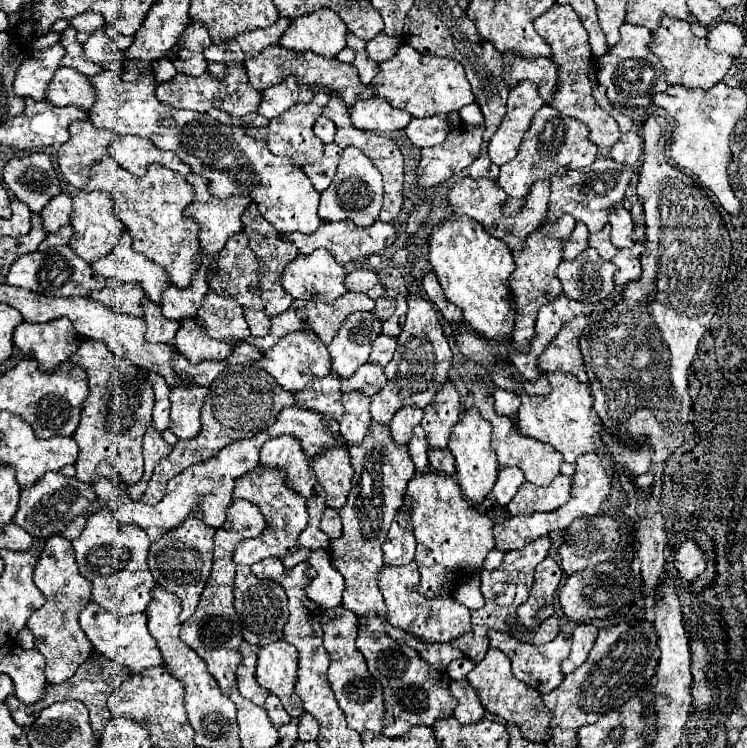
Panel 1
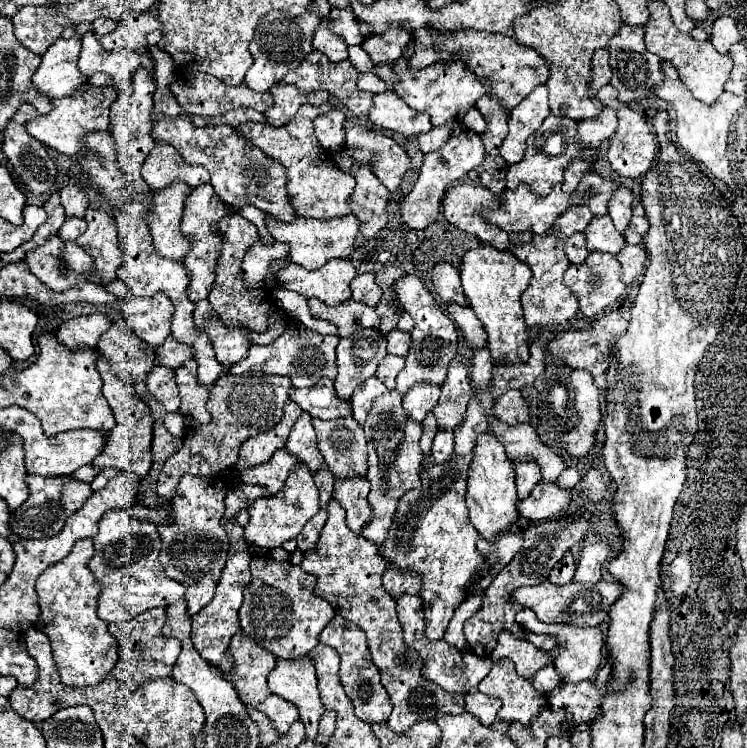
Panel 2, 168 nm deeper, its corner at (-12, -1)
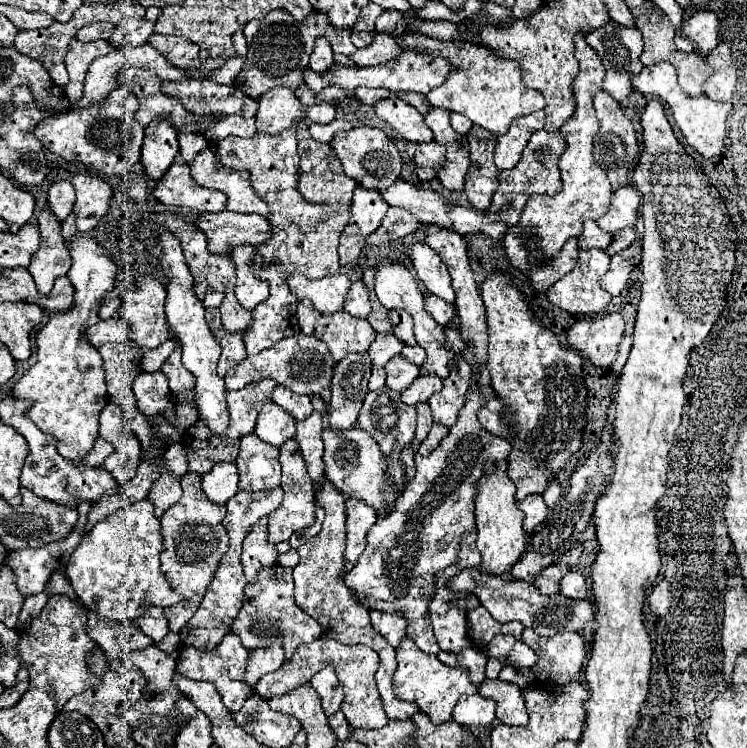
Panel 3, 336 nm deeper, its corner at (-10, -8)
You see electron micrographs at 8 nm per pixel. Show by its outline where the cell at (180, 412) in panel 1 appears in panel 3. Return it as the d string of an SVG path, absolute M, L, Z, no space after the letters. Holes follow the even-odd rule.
M178 342L174 348L174 354L170 354L170 358L162 364L162 372L166 374L168 382L170 382L170 390L172 394L180 394L180 392L188 392L194 388L194 376L190 374L190 370L184 368L184 364L180 362L180 352L178 350Z

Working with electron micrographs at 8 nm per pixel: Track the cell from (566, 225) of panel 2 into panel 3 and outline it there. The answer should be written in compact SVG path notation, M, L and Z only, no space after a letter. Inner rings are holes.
M579 32L574 43L576 48L576 58L580 64L580 72L572 82L572 94L576 100L576 110L574 116L570 120L564 122L560 134L566 140L566 150L560 158L560 172L562 172L562 190L550 198L544 196L532 196L520 216L518 226L508 228L502 244L504 244L504 252L508 256L508 260L512 262L512 266L522 272L528 274L528 258L526 258L526 242L520 238L520 230L526 228L526 224L530 224L532 234L538 234L540 238L540 252L544 254L546 260L554 258L562 244L570 238L570 236L580 236L583 230L584 220L598 220L610 204L610 182L606 178L606 172L594 162L592 158L592 140L598 134L598 118L592 106L592 98L594 94L602 88L602 80L606 76L606 70L602 66L602 60L598 58L598 54L586 44L584 35Z

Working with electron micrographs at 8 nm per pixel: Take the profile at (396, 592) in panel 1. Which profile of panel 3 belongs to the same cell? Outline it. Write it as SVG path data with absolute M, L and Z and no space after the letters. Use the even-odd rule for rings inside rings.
M404 638L404 640L406 642L402 642L402 646L396 650L398 668L392 678L396 698L418 704L420 712L424 712L434 724L452 720L452 710L454 710L454 704L458 702L458 698L462 694L478 692L478 688L468 680L468 670L444 666L436 656L424 654L422 650L418 650L418 646L410 638Z

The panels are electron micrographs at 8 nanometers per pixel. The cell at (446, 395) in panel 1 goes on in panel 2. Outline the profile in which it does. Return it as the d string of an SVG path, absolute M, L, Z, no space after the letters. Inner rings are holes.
M454 359L448 367L448 377L440 387L440 399L434 407L434 415L438 419L438 429L454 431L466 419L468 399L472 397L472 387L468 379L468 369L464 363Z

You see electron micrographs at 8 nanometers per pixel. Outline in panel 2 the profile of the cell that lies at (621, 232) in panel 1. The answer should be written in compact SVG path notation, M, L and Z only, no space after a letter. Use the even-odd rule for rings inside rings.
M618 187L610 199L610 213L608 213L620 233L628 229L632 217L632 195L626 187Z

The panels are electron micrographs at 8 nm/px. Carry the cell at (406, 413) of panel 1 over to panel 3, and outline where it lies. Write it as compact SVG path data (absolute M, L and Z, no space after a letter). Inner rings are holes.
M422 374L410 384L406 392L402 392L402 402L408 406L414 406L416 402L426 402L440 388L442 388L442 380L436 374Z

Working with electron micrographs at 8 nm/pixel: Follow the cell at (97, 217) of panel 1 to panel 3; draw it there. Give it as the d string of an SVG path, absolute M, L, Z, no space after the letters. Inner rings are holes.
M74 238L70 244L70 256L72 256L72 268L68 272L70 282L74 284L76 298L74 298L74 308L64 312L62 316L52 316L46 326L42 326L36 332L36 348L38 348L38 362L16 382L12 394L16 398L26 398L32 400L34 406L30 408L30 418L36 422L36 426L52 434L56 438L56 448L62 456L70 460L82 460L94 446L98 438L98 416L102 408L108 404L108 394L106 394L106 382L104 382L104 370L102 370L102 358L94 346L90 346L86 338L86 330L96 324L98 318L98 306L104 300L104 296L114 288L114 278L116 278L116 264L108 256L108 252L96 244L90 238Z

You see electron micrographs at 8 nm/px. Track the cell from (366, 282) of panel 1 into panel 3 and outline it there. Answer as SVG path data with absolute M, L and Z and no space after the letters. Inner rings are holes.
M358 280L350 286L346 300L344 300L344 312L358 316L358 318L366 318L370 314L370 296L368 296L362 280Z

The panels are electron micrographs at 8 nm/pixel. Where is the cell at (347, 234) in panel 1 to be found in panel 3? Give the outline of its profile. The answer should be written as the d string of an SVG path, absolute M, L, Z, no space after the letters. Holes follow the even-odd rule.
M202 212L196 216L196 226L208 238L210 252L226 254L240 244L260 244L270 238L270 222L258 214L238 212Z

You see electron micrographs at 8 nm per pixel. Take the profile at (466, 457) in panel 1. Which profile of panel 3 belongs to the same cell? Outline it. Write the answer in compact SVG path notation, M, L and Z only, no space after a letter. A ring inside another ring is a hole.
M488 464L486 478L482 478L482 482L478 484L478 496L474 500L474 504L476 504L474 514L476 514L476 530L478 530L476 544L482 554L482 562L480 562L478 570L484 574L490 574L490 576L502 576L502 574L510 572L510 568L526 552L526 538L524 538L524 530L522 530L524 514L516 506L514 492L516 492L516 488L514 488L512 480L506 476L506 472Z

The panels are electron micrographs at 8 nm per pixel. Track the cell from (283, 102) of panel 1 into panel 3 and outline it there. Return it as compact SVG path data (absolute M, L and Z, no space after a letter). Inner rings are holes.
M276 86L258 100L256 128L260 134L280 134L298 118L310 118L318 124L328 124L336 118L336 106L330 102L320 102L320 106L304 106L286 86Z

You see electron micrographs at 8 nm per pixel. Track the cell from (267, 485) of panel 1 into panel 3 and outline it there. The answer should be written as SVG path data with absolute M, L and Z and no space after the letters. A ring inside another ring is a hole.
M254 432L240 440L236 466L240 470L240 490L258 492L280 486L278 448L262 442Z

